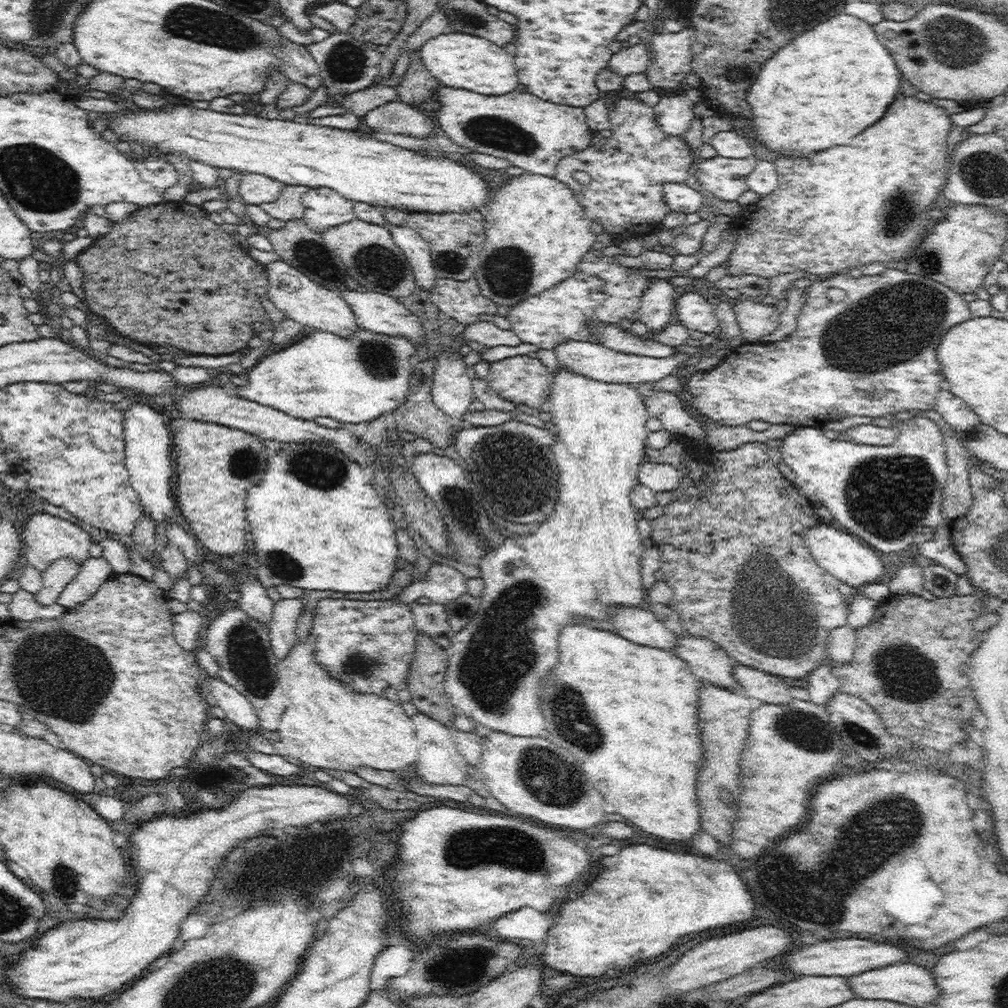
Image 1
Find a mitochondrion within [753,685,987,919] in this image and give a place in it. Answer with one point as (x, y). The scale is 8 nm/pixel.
(803, 729)

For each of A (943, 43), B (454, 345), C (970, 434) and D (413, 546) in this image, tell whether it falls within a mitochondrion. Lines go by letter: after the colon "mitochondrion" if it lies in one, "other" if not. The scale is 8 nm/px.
A: mitochondrion
B: other
C: other
D: other

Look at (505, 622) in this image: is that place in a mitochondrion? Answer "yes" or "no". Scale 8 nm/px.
yes

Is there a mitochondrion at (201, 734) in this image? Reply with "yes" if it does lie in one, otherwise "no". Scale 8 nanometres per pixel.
no

